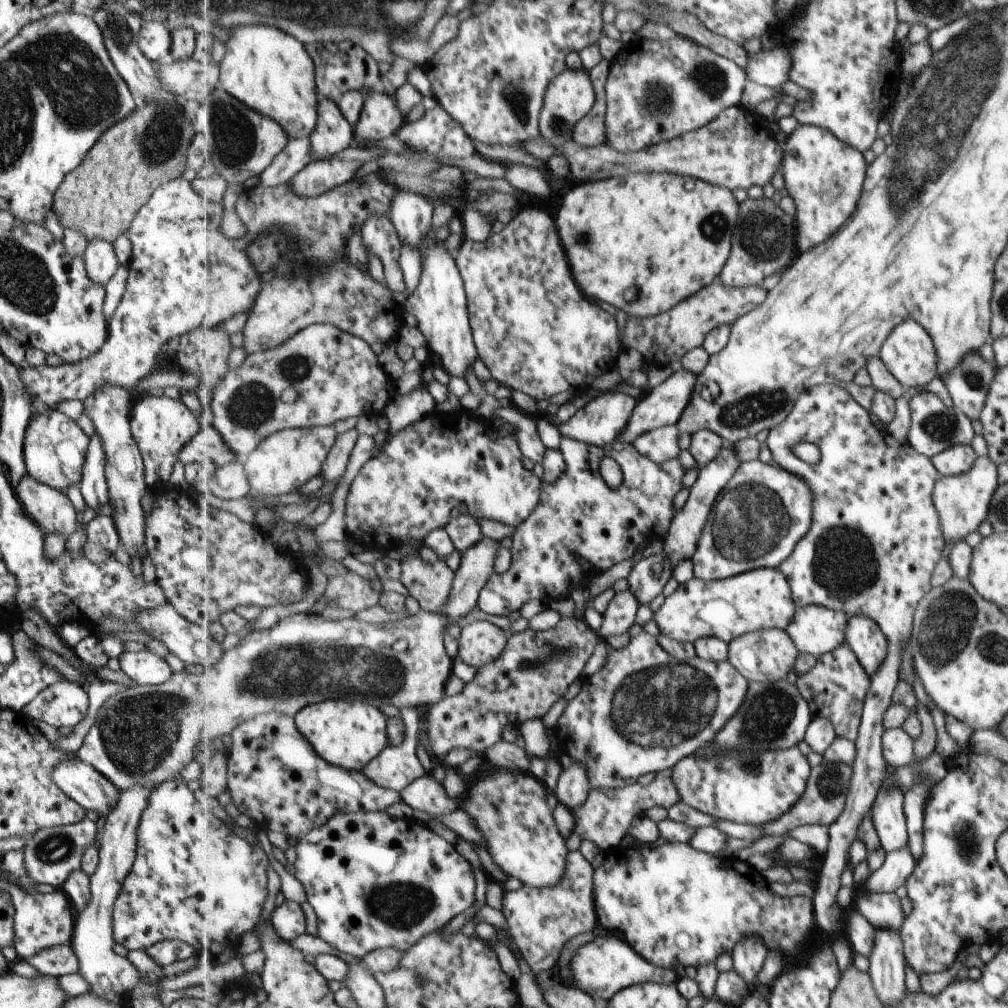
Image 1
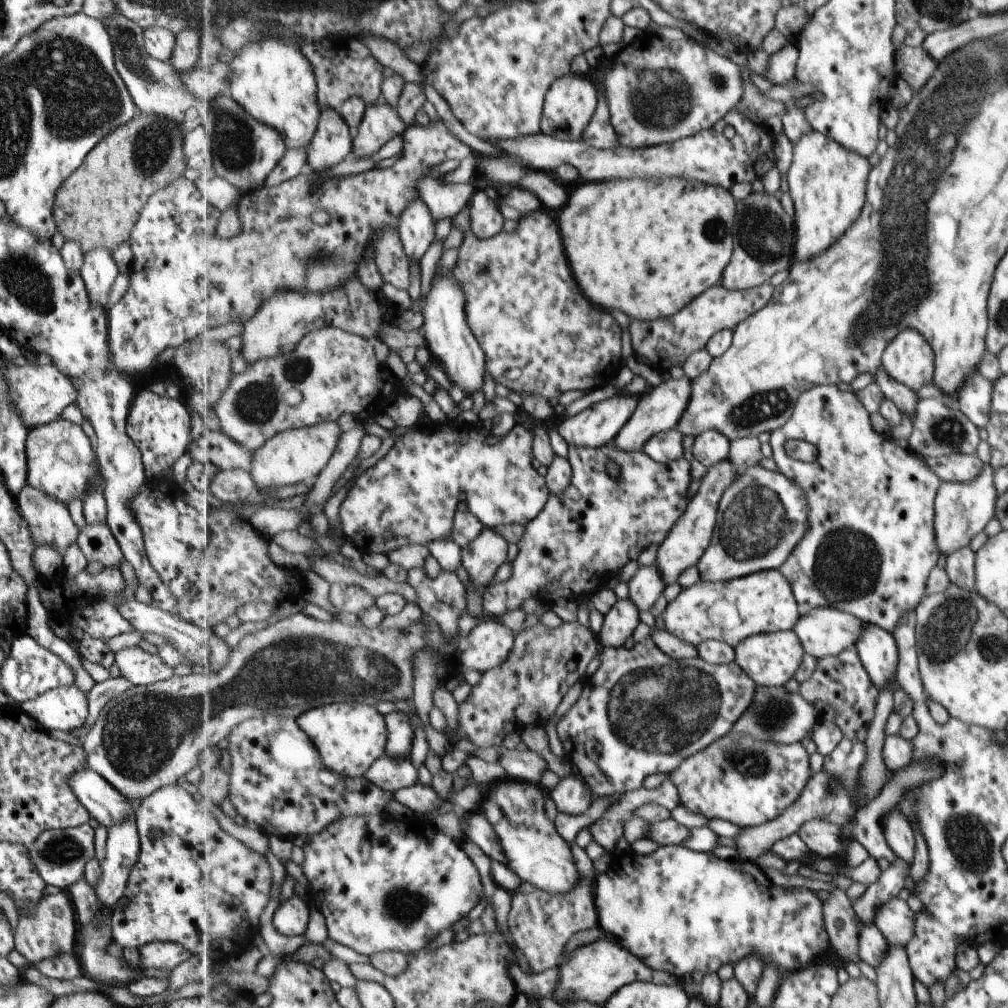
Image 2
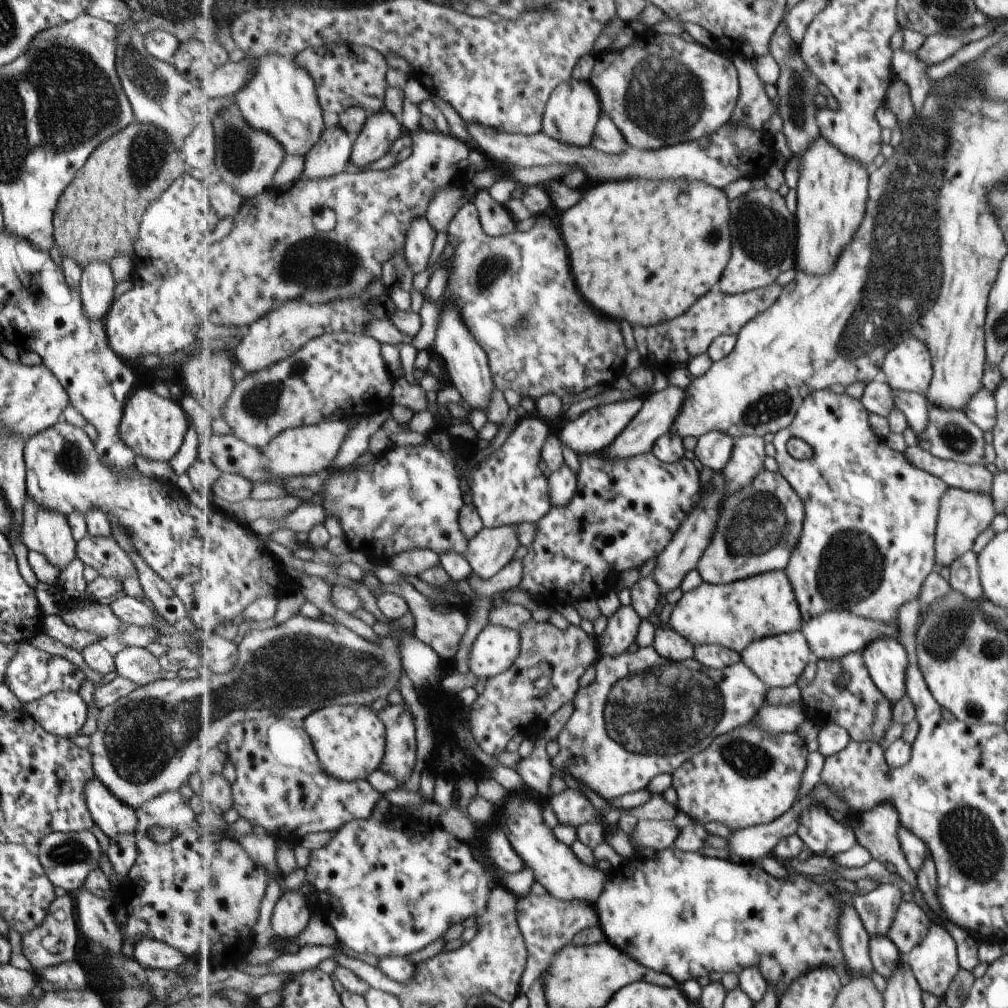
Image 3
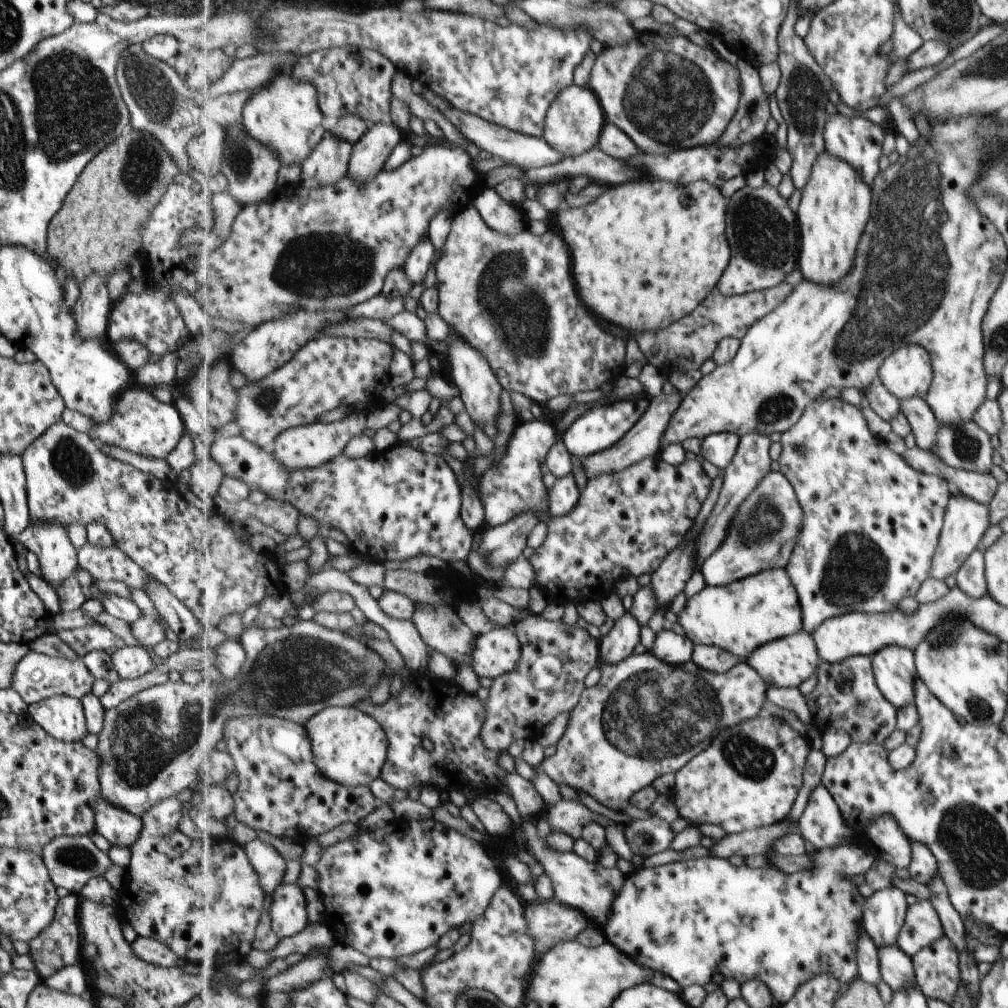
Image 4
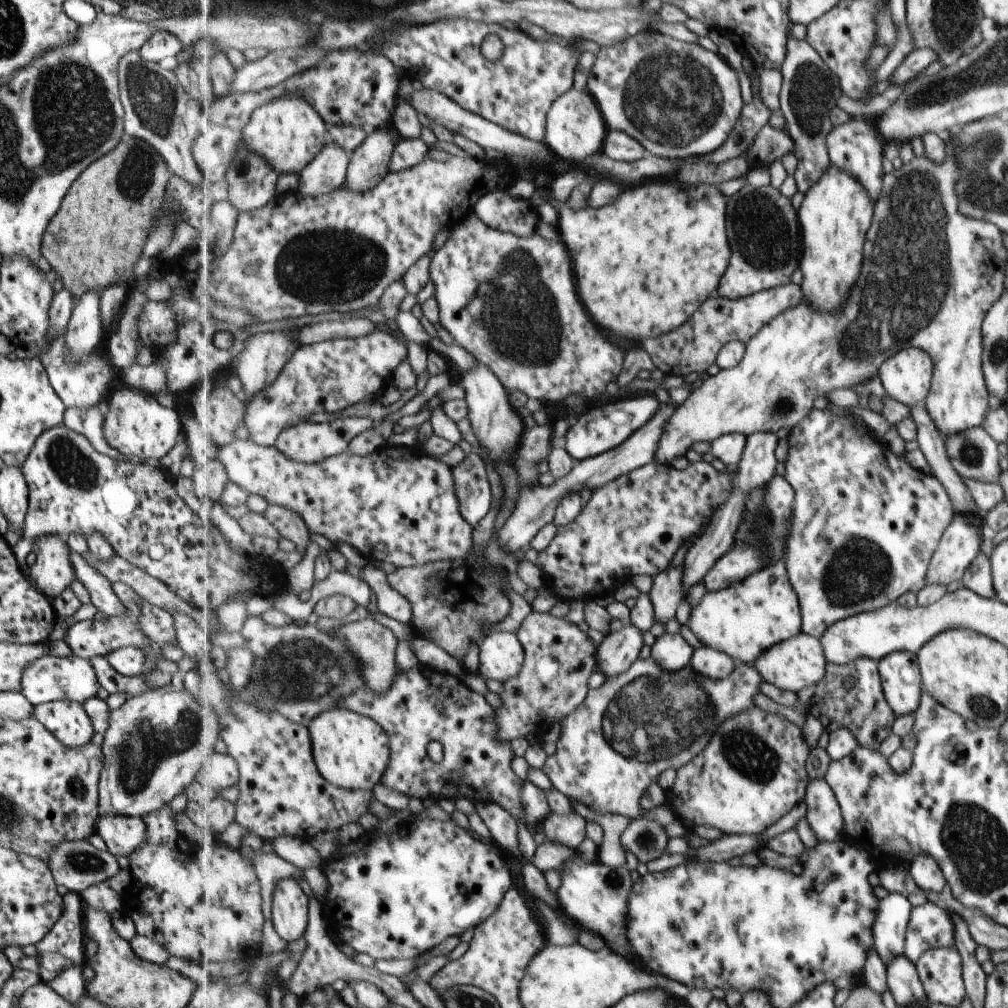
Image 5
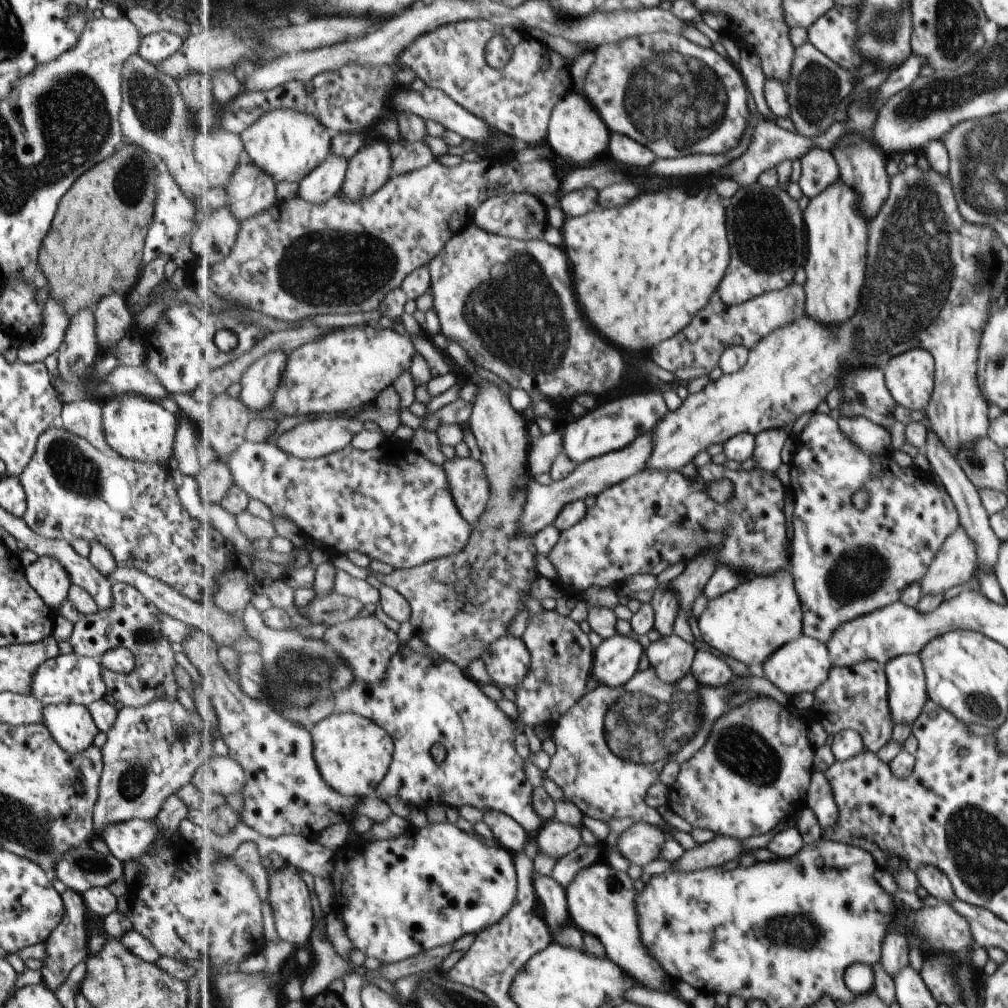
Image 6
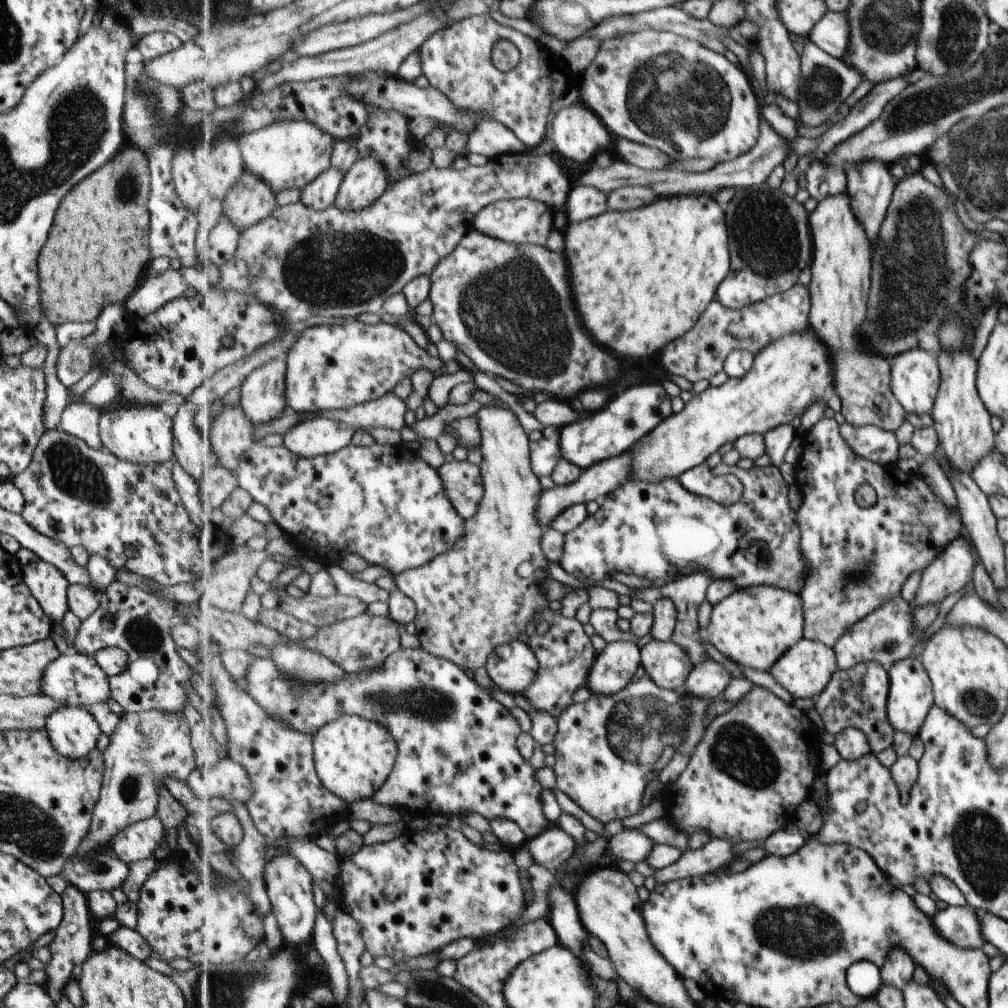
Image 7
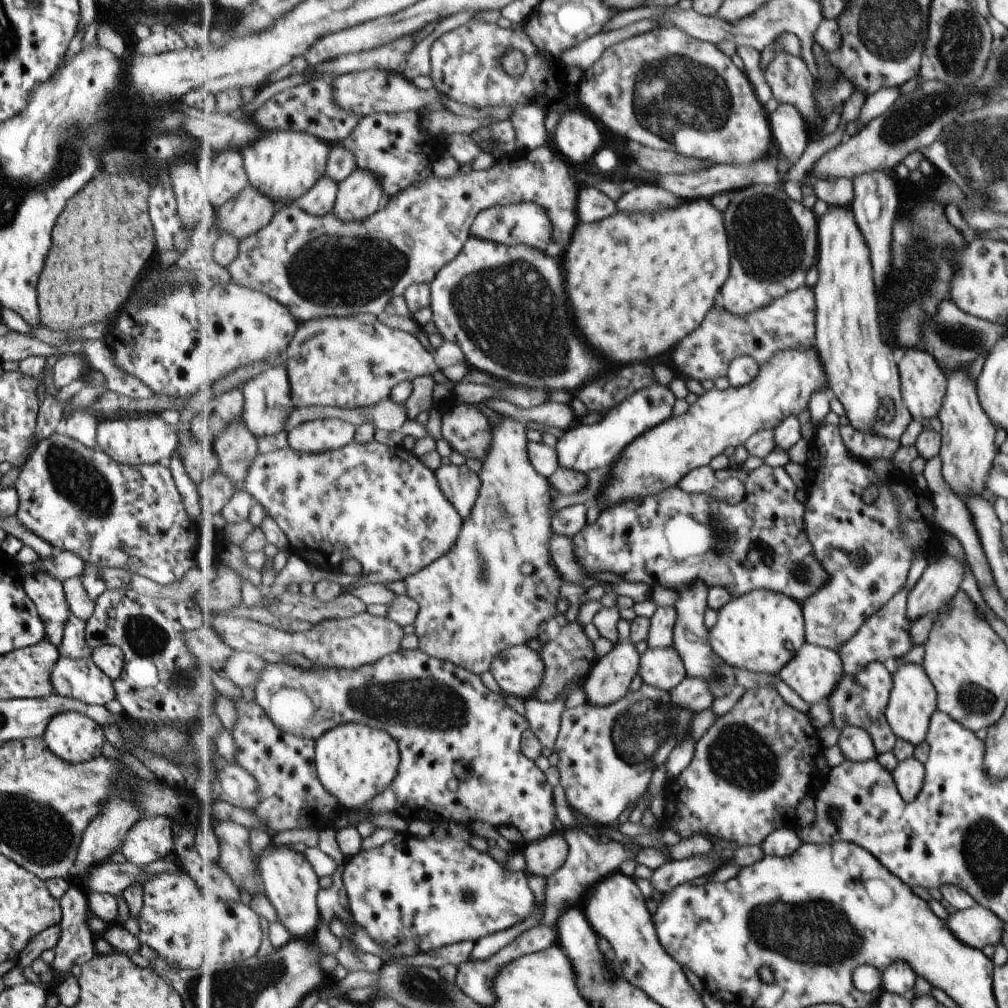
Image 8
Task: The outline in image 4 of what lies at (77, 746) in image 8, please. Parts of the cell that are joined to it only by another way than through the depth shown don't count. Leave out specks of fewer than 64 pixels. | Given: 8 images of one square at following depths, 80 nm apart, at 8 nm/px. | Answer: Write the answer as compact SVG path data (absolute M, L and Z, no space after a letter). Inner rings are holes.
M52 696L28 705L26 710L49 736L64 743L79 743L88 733L81 701L76 698Z

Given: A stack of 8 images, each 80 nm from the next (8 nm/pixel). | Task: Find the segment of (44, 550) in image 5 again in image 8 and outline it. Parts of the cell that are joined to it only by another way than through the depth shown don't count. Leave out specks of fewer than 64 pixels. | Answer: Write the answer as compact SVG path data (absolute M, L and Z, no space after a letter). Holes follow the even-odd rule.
M38 570L23 578L22 590L43 622L45 632L42 640L57 648L61 644L63 624L70 616L61 582Z

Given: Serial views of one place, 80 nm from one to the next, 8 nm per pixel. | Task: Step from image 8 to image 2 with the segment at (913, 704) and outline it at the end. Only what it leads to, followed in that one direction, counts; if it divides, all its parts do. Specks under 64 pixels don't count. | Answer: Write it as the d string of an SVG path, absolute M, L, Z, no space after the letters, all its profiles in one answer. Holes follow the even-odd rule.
M865 623L864 634L856 644L856 649L860 652L861 660L867 669L868 676L876 685L877 689L887 689L894 681L896 684L895 672L897 672L899 652L896 641L887 631L880 629L878 626Z

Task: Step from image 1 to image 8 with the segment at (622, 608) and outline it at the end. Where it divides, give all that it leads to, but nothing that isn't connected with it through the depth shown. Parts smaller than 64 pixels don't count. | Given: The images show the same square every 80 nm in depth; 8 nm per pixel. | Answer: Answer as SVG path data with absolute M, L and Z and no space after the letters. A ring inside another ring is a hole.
M633 642L617 644L594 663L582 684L587 702L593 706L609 706L625 698L635 676L640 673L642 655Z

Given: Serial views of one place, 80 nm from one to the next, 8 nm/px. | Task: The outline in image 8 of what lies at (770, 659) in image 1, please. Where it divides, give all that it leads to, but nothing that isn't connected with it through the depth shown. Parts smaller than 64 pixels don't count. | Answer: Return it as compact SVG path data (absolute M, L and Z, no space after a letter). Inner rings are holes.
M806 642L804 648L787 664L781 668L777 674L787 686L793 689L808 704L817 704L817 702L829 702L831 694L835 692L837 684L845 676L843 660L836 651L819 647Z

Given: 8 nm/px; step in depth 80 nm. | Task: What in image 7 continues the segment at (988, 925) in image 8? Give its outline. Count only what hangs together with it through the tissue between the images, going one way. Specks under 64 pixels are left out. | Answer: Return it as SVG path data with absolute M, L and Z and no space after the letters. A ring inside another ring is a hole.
M946 906L929 917L933 928L957 948L980 949L984 944L979 934L979 913L971 906Z

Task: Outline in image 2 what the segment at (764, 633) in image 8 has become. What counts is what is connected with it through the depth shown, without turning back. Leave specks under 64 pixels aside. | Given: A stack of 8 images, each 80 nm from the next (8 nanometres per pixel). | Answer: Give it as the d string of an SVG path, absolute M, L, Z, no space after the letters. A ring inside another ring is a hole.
M771 569L729 582L701 579L668 603L662 617L671 634L695 646L713 639L735 648L753 635L793 631L802 616L791 581L780 569Z

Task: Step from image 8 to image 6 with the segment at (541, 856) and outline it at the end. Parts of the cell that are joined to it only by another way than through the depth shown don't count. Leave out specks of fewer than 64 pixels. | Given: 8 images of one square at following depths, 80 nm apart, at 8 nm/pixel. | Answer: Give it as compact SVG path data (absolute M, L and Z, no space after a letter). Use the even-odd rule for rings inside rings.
M556 819L545 821L543 828L534 836L538 851L559 859L571 854L584 842L583 827L581 823L571 826Z

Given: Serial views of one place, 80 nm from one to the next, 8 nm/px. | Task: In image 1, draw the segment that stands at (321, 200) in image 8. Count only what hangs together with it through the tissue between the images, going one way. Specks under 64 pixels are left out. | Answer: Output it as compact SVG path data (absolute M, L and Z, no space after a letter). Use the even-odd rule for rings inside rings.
M321 96L318 125L310 136L313 162L332 159L354 146L354 126L344 117L334 100Z

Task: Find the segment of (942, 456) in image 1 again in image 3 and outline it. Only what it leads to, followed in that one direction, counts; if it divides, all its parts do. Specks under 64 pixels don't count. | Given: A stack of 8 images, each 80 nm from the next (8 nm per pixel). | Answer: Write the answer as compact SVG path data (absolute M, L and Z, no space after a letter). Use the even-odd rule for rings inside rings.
M911 447L904 456L917 468L940 477L951 489L961 489L972 493L989 493L992 474L983 465L968 465L937 458L921 447Z

